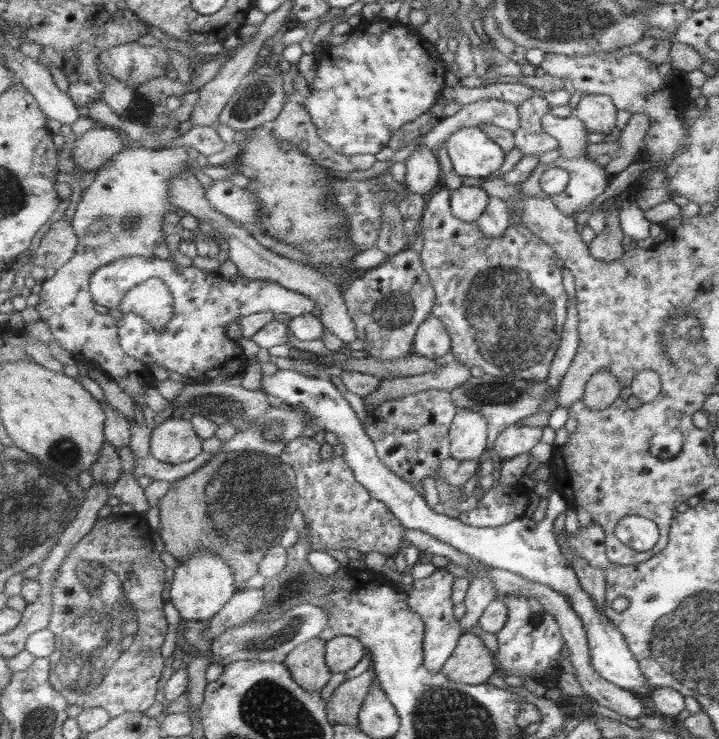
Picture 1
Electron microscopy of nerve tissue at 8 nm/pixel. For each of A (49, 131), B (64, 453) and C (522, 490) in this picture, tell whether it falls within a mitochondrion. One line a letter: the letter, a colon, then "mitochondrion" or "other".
A: other
B: mitochondrion
C: other

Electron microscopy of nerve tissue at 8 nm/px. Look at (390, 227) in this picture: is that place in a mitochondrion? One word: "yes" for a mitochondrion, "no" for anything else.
yes

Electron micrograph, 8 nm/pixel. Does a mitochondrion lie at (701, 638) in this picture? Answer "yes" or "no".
yes

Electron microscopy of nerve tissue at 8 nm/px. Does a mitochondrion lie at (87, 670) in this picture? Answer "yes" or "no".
yes

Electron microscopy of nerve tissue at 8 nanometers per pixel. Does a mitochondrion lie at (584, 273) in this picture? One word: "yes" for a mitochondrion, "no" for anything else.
no

